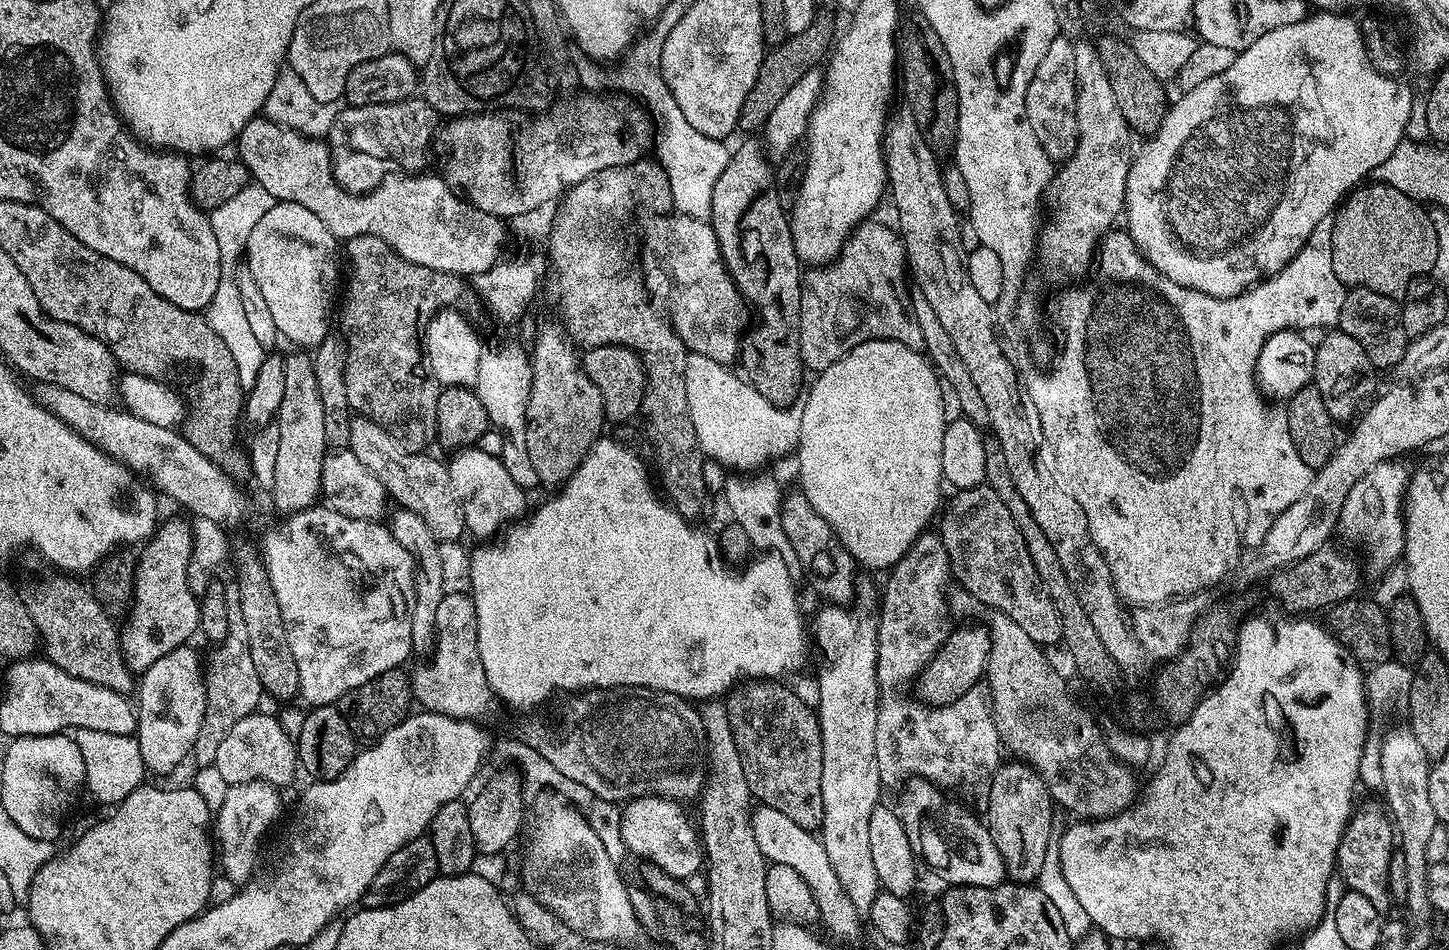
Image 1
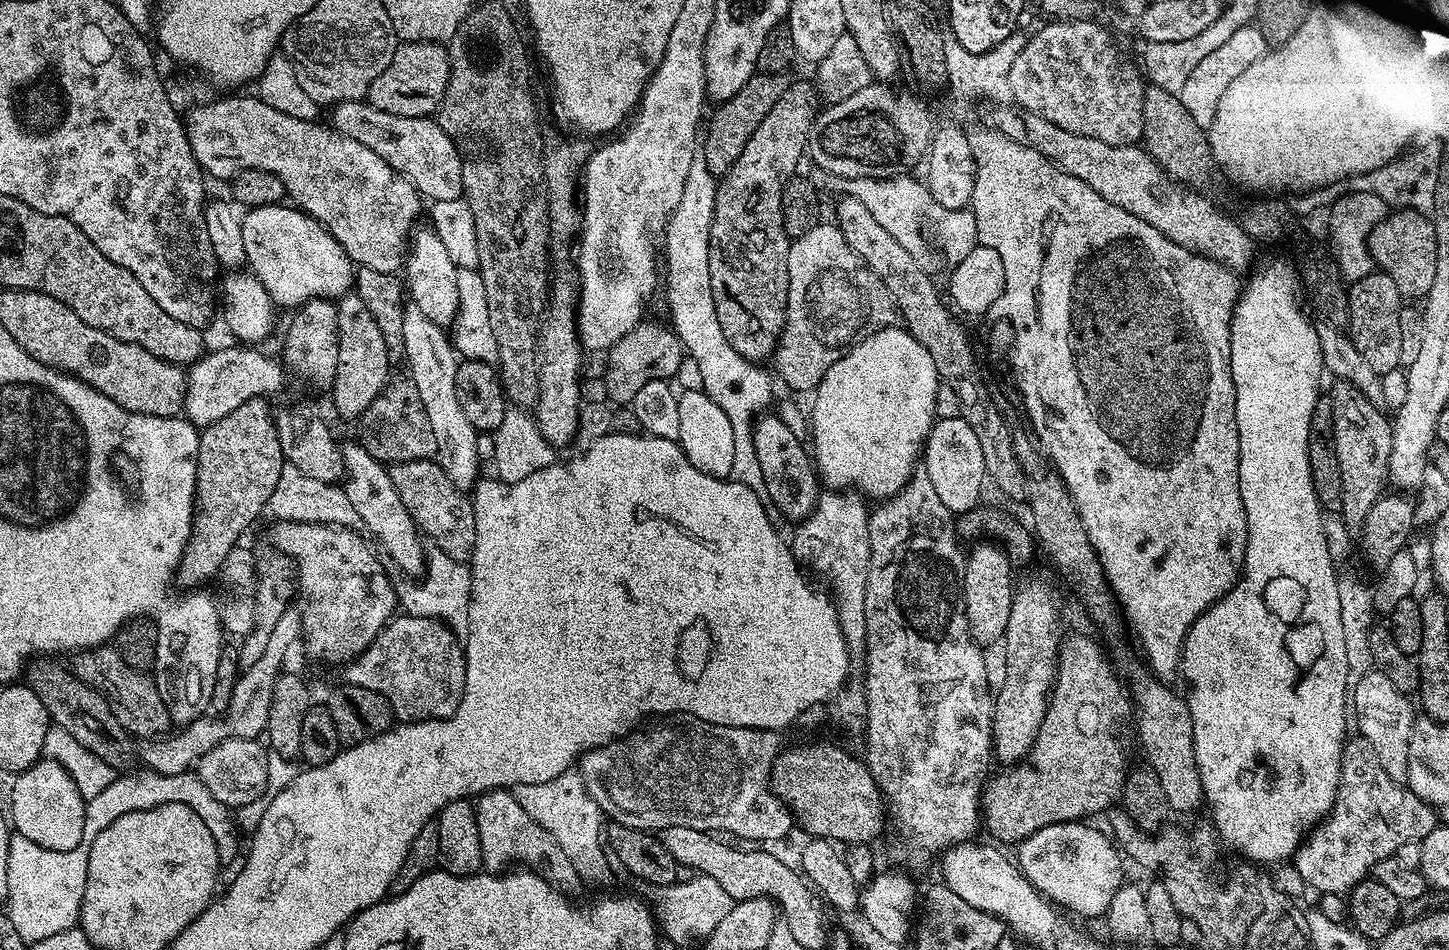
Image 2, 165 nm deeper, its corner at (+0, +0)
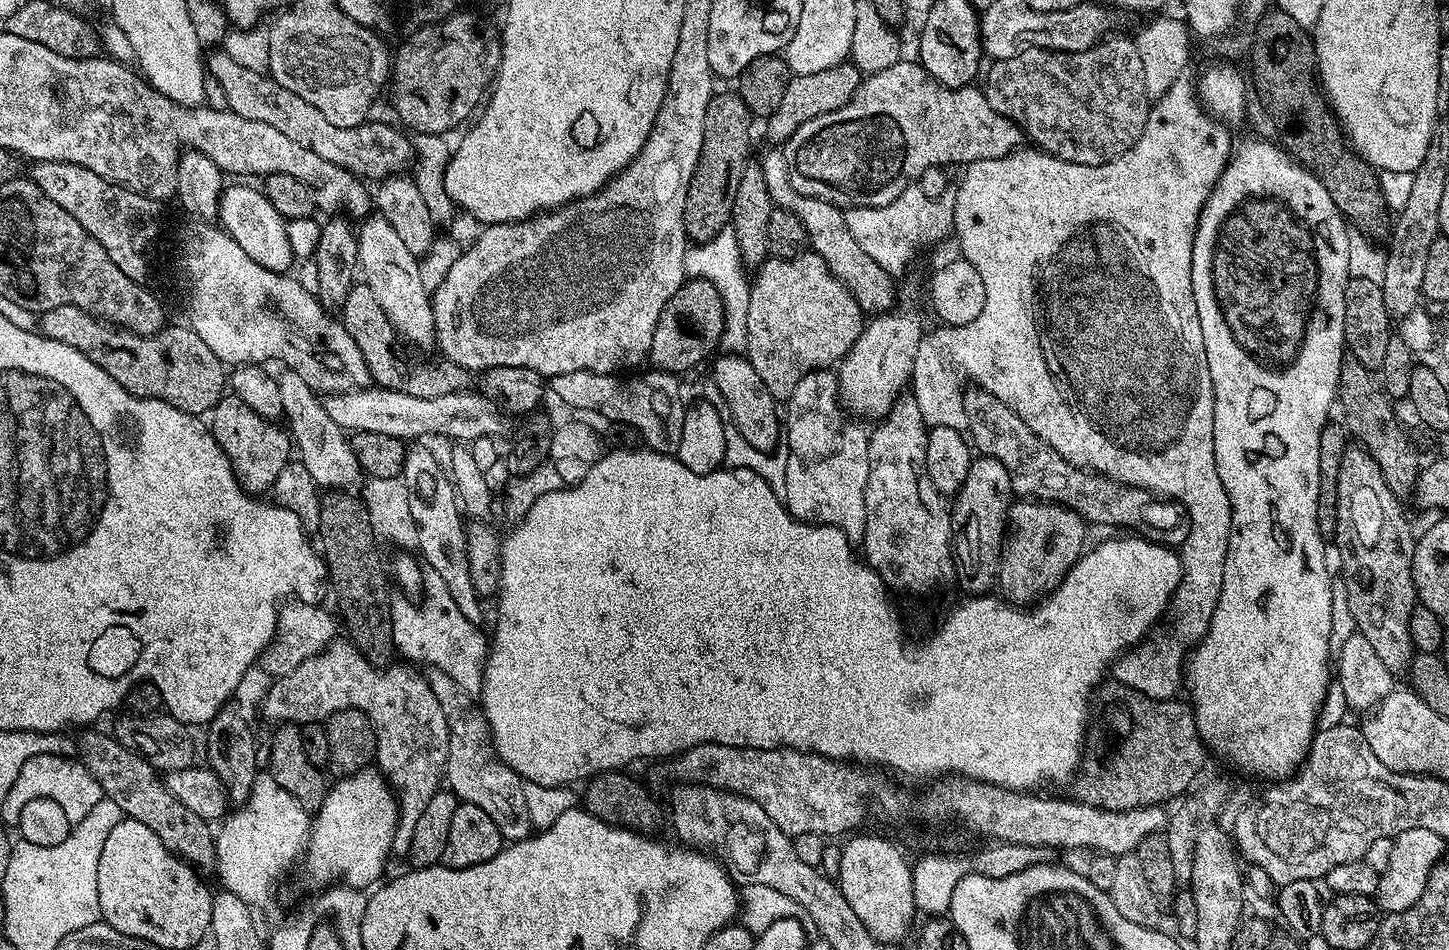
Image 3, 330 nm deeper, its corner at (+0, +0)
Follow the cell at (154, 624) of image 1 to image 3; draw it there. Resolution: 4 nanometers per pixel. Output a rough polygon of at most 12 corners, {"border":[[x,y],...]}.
{"border":[[221,396],[210,431],[249,494],[271,489],[294,448],[279,423]]}

